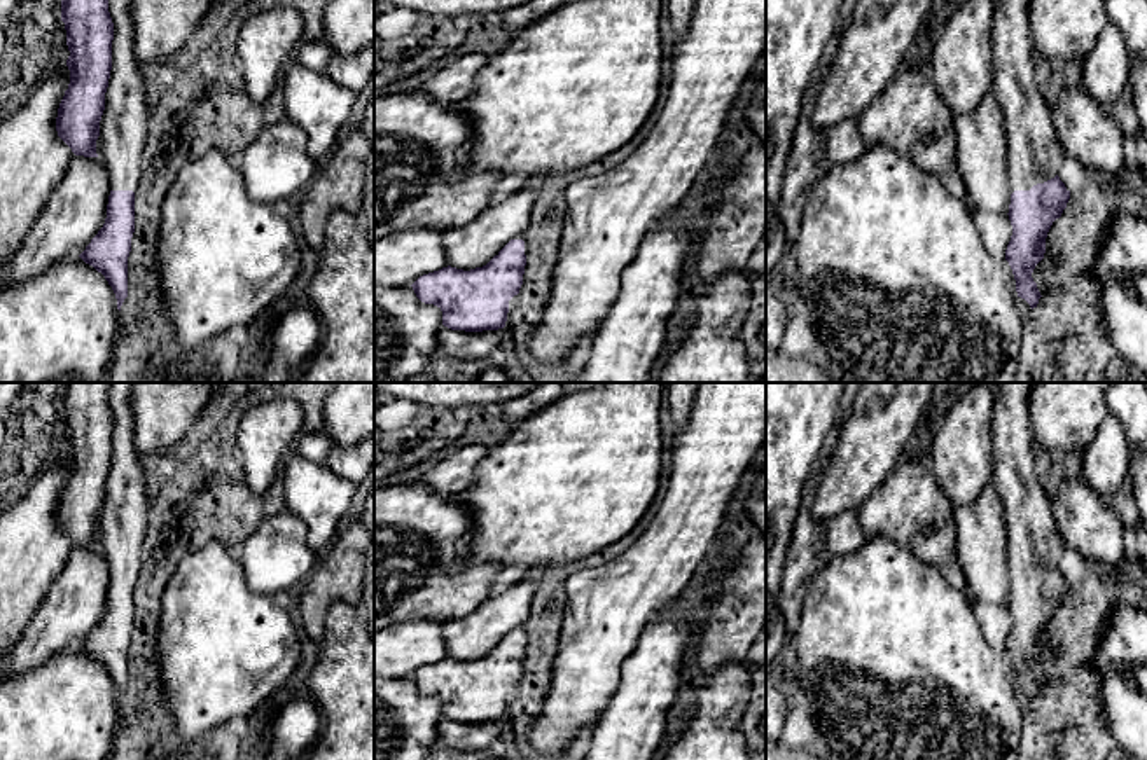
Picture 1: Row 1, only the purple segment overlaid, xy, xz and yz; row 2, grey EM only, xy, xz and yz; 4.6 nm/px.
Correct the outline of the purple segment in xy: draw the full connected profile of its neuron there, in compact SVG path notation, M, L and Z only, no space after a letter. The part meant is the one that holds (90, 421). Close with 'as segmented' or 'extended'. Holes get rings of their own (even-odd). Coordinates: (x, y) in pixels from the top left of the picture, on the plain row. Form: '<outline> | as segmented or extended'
M65 383L70 475L58 500L58 528L75 547L98 549L110 570L107 610L79 646L105 667L117 701L128 688L128 648L135 624L135 582L149 526L150 479L133 440L135 383Z | extended

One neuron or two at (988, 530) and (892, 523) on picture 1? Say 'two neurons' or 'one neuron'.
two neurons

